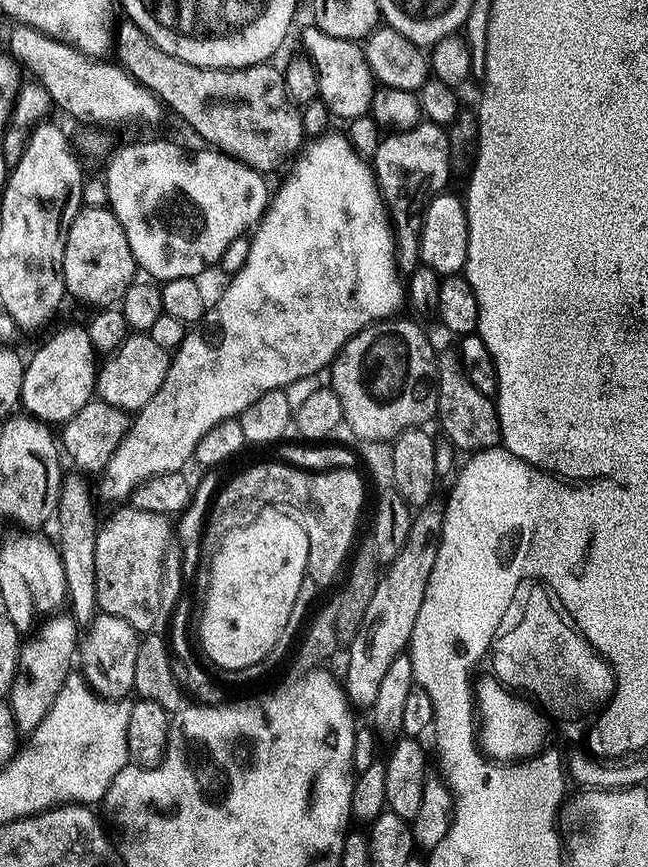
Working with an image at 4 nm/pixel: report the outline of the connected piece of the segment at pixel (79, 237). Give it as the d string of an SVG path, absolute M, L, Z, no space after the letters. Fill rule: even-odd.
M81 207L76 217L71 217L64 234L64 286L69 297L84 304L112 306L123 301L128 287L137 279L138 265L126 242L126 230L112 213L111 207Z

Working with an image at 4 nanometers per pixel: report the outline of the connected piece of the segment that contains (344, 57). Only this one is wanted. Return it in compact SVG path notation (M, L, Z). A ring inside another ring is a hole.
M308 26L304 31L304 48L312 55L319 98L333 117L347 122L359 116L369 115L372 96L377 90L377 83L372 79L372 71L364 57L363 47L355 40L334 38L322 29Z

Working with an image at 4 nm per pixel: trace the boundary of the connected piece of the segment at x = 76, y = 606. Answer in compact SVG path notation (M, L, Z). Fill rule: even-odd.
M78 480L65 481L61 487L56 523L60 526L57 538L58 550L66 574L68 606L72 608L73 621L84 628L89 627L98 614L96 533L98 523L92 512L92 500L87 488Z

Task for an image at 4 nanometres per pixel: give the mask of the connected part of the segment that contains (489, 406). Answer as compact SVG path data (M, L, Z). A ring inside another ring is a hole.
M457 361L441 363L437 384L439 388L436 418L437 421L440 420L443 437L451 446L461 453L464 451L464 454L475 454L501 445L501 430L495 401L474 388Z

